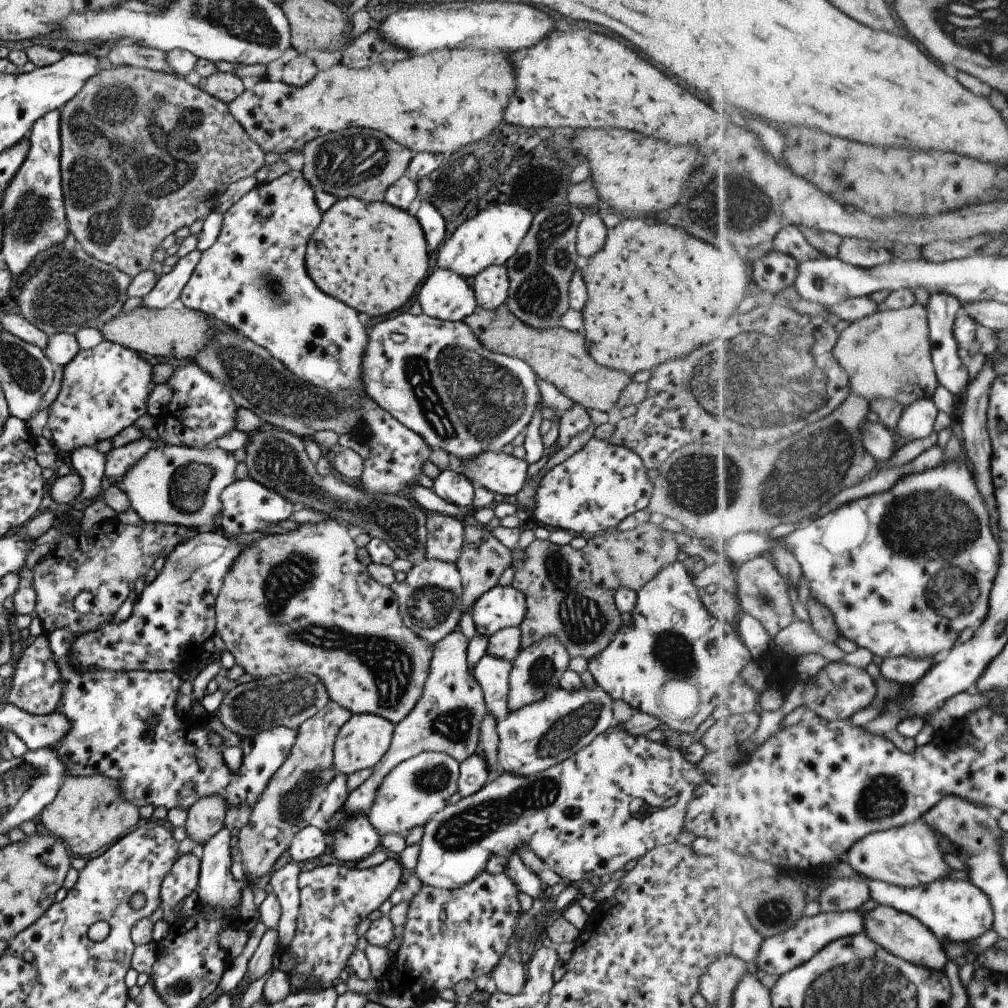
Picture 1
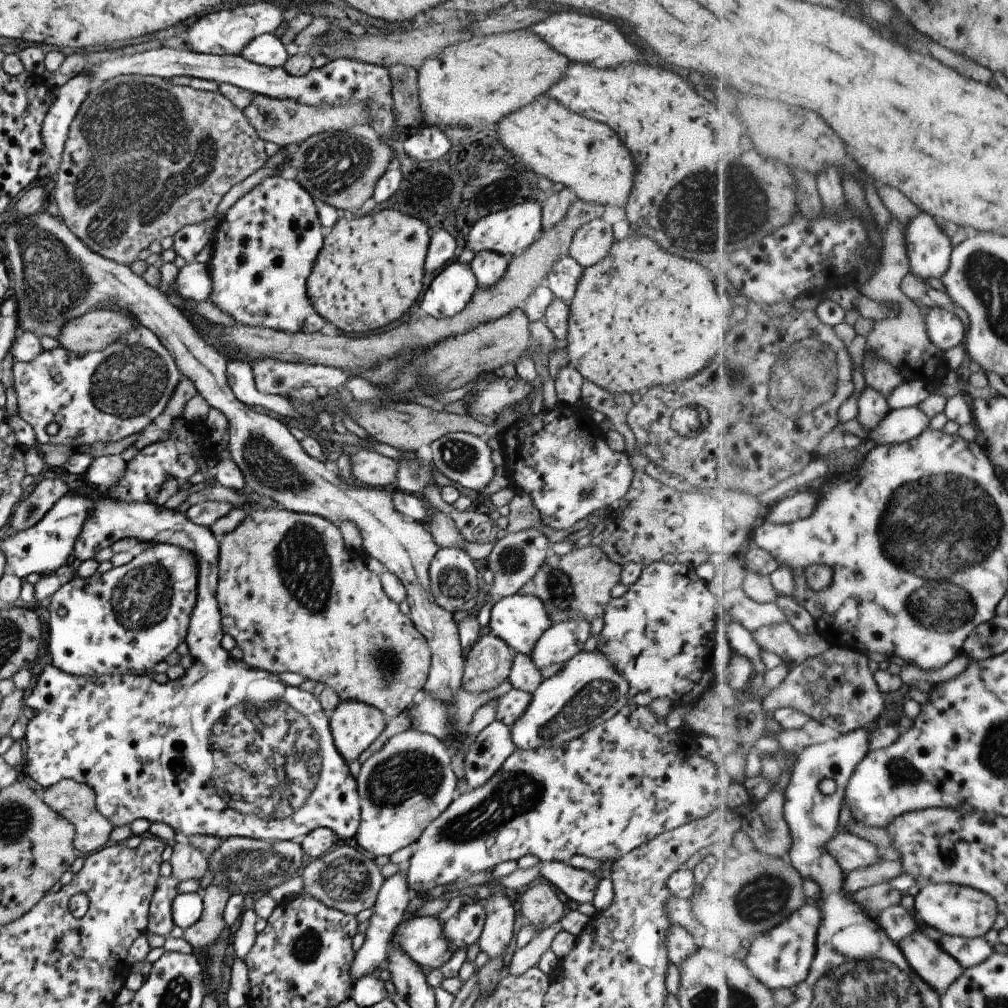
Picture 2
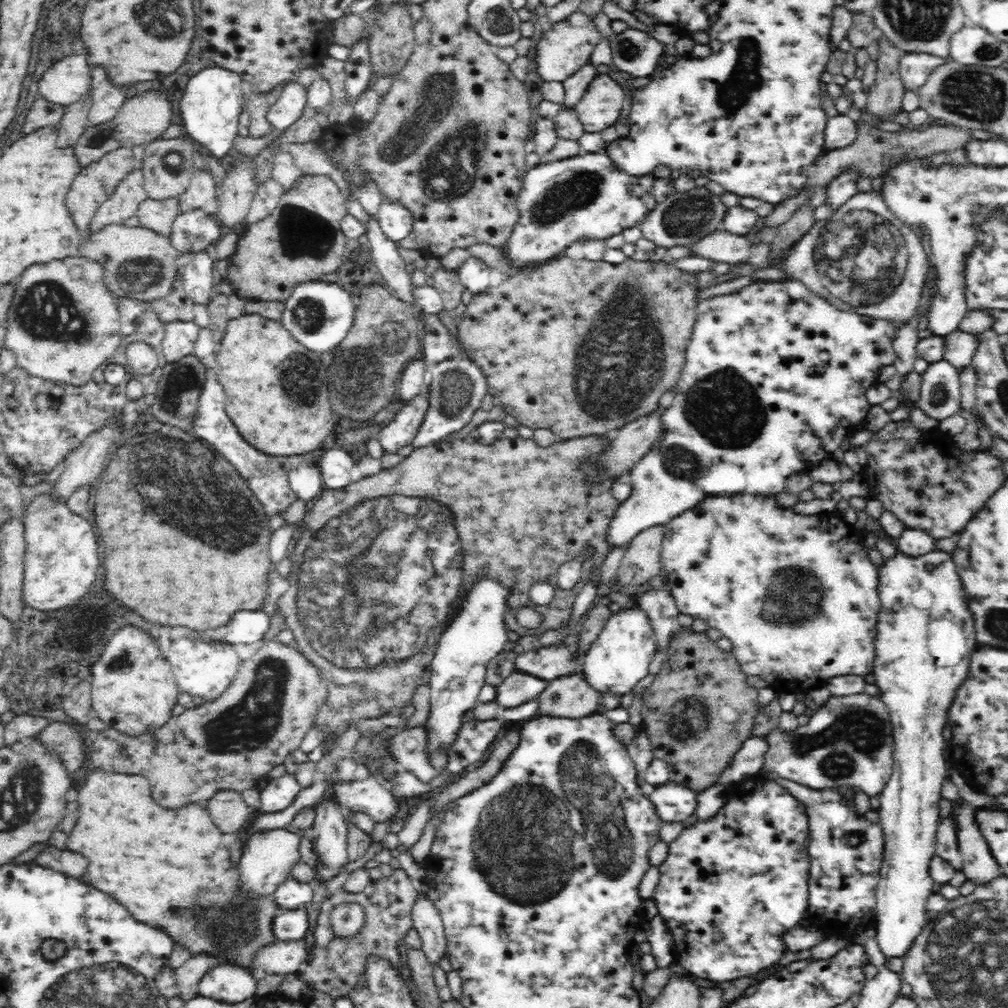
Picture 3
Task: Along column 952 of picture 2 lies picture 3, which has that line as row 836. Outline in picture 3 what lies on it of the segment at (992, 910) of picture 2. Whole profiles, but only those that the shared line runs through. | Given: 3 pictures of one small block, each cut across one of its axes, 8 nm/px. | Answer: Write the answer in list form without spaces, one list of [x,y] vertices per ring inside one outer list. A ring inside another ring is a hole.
[[[934,550],[910,557],[902,552],[884,560],[878,567],[880,584],[878,594],[882,612],[878,618],[878,638],[874,642],[874,683],[880,687],[880,697],[886,703],[893,728],[893,773],[880,793],[879,821],[885,840],[880,881],[876,890],[876,921],[872,925],[880,949],[886,957],[902,958],[920,932],[930,924],[926,914],[928,898],[934,893],[934,880],[930,877],[930,859],[935,855],[935,838],[940,817],[940,789],[948,776],[949,758],[942,731],[947,723],[947,710],[956,689],[968,676],[969,658],[978,648],[974,613],[968,607],[970,595],[956,571],[953,554]]]

